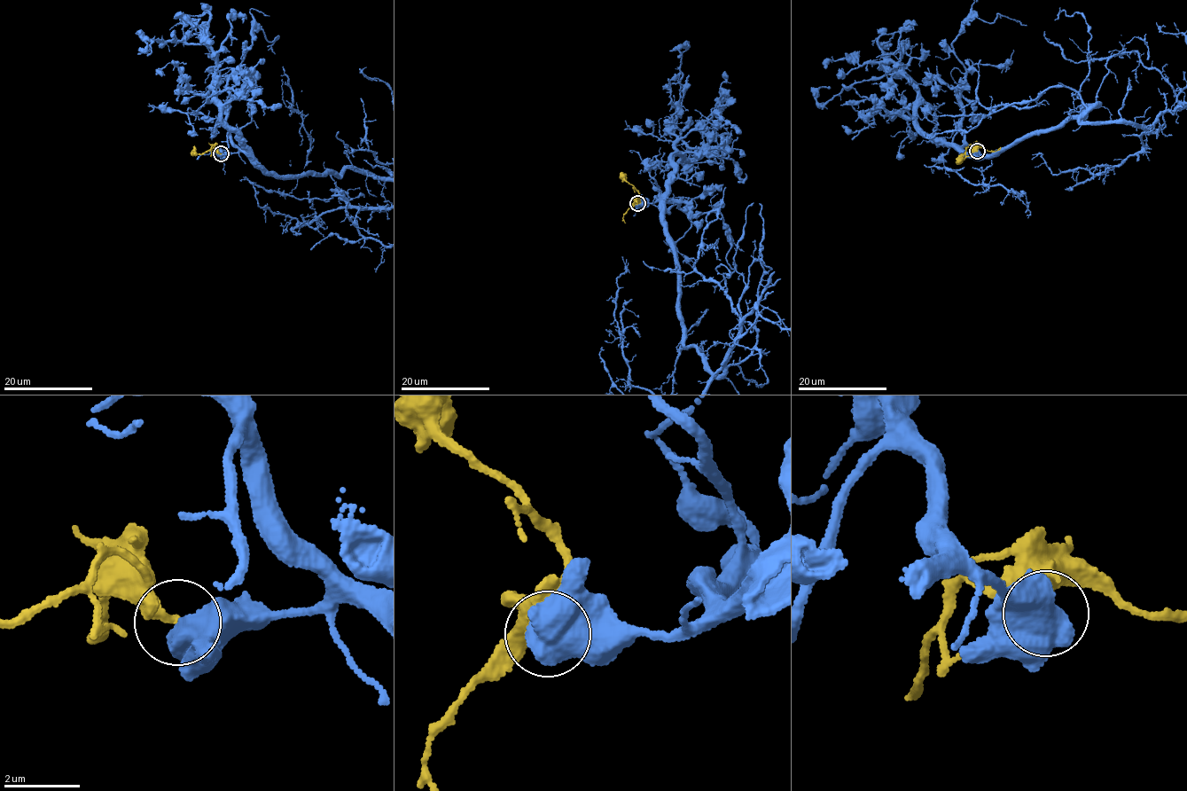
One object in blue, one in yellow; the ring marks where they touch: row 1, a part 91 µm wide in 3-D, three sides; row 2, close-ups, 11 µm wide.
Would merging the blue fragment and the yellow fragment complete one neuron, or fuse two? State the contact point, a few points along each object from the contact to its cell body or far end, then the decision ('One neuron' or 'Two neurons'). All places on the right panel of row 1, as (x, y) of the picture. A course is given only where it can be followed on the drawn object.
Place: (977, 151). Course of yellow: (977, 151), (967, 147), (961, 160), (961, 152). One neuron

